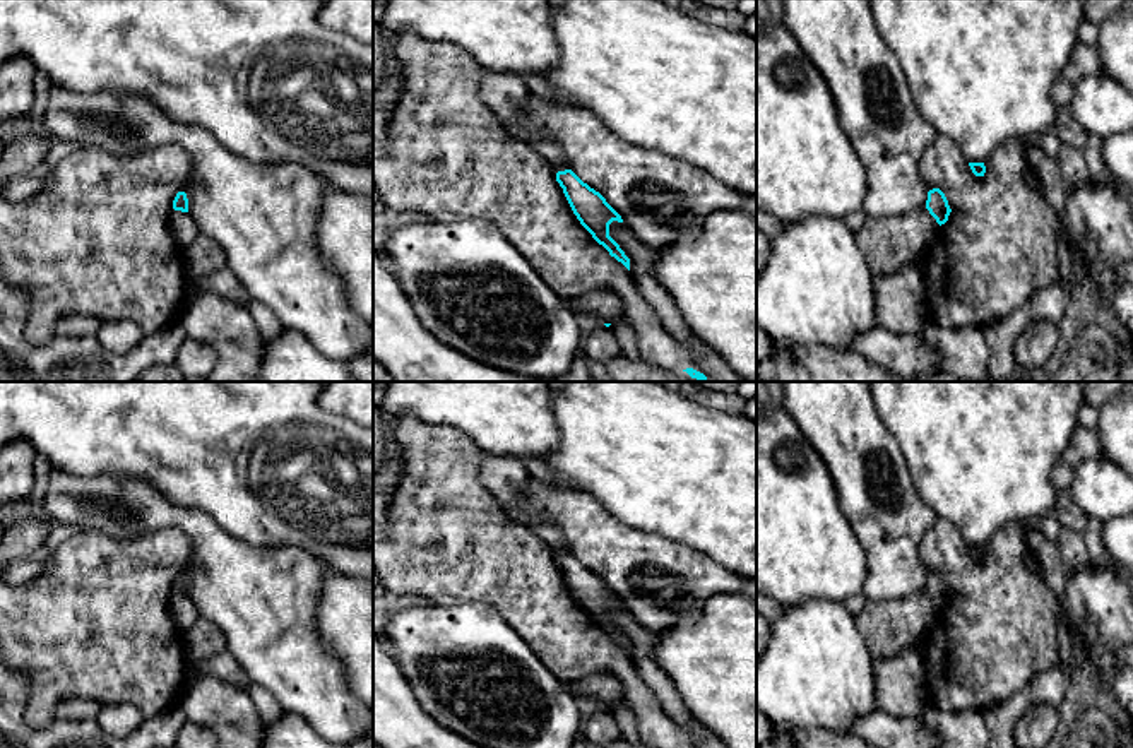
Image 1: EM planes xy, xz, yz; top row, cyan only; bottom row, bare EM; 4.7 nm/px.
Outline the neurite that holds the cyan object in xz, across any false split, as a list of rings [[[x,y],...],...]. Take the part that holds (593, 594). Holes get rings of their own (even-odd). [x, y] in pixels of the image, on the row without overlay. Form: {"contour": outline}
{"contour": [[[572,553],[558,555],[556,565],[563,572],[563,577],[580,608],[609,635],[611,640],[630,654],[630,642],[609,620],[609,608],[613,604],[623,606],[621,599],[599,575],[584,567]]]}

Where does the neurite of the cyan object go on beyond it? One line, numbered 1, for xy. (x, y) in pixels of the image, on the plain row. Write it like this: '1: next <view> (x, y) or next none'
1: next none

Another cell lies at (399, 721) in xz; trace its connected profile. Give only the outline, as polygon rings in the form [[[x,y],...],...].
[[[373,632],[373,741],[380,748],[486,748],[448,731],[423,710],[400,666],[380,645]]]

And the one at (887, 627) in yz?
[[[926,591],[899,601],[868,601],[856,626],[873,657],[893,657],[921,640],[936,623],[940,608]]]

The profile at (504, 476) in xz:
[[[483,452],[479,479],[501,507],[507,508],[520,495],[524,483],[529,479],[529,472],[515,457]]]

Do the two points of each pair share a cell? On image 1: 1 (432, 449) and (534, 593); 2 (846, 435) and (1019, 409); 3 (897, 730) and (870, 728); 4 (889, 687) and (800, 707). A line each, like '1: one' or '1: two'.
1: one
2: two
3: one
4: two

